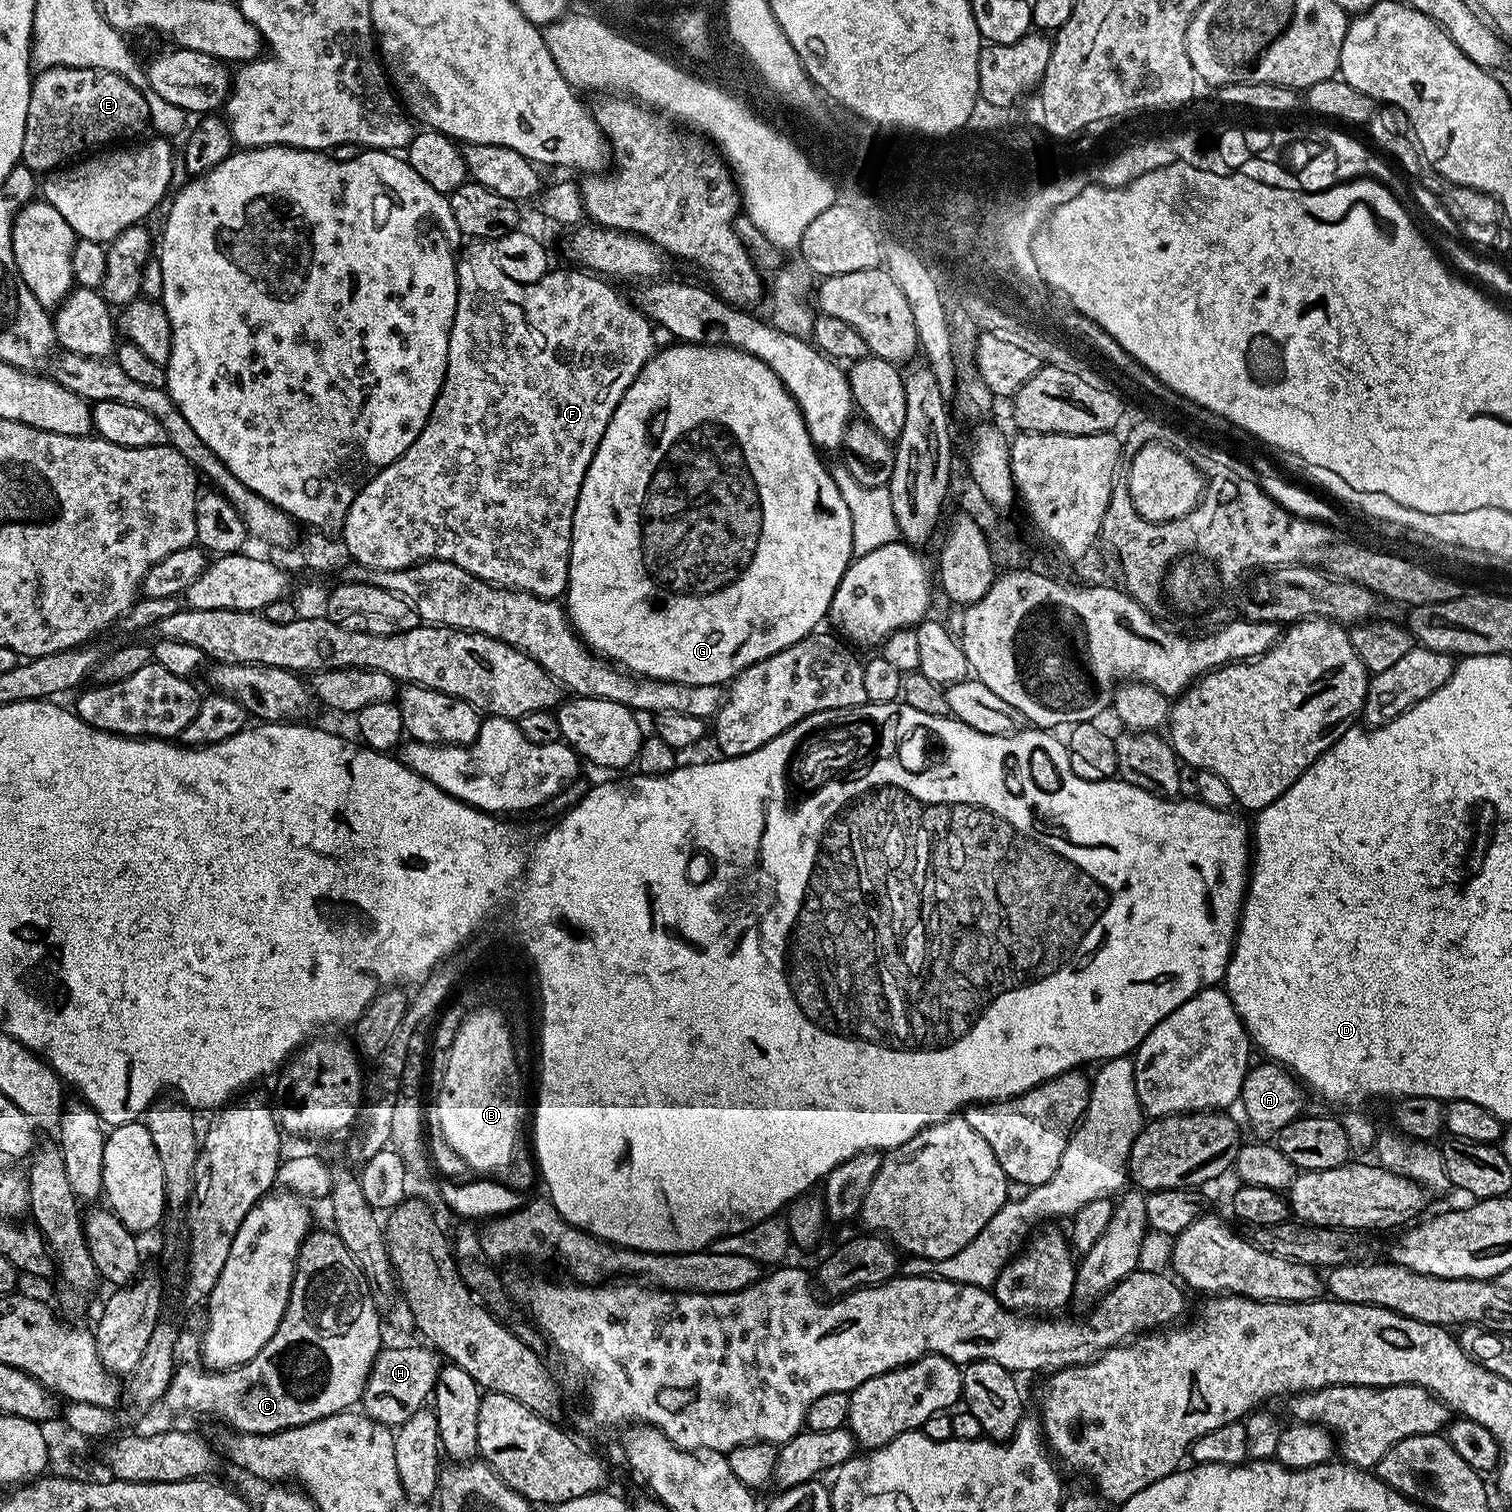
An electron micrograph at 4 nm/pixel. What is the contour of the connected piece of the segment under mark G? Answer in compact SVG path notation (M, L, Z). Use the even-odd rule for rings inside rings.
M673 342L668 347L661 347L653 351L651 358L642 366L636 381L622 394L622 402L614 410L610 422L606 426L606 434L602 434L602 442L582 478L582 490L578 494L578 502L574 510L574 522L572 523L572 541L570 542L570 560L568 562L568 590L566 593L566 611L568 621L577 636L588 645L595 655L635 674L640 678L649 680L669 680L670 682L686 682L687 684L702 684L705 682L730 682L742 670L754 666L754 662L762 662L762 658L770 658L770 654L778 654L778 650L786 650L786 646L794 646L802 638L806 638L812 632L821 627L820 619L829 615L832 599L838 590L838 582L842 582L844 572L852 563L854 555L852 552L851 514L847 509L846 501L839 493L838 486L832 477L829 465L820 461L821 453L816 443L810 438L808 427L804 421L802 410L798 402L786 390L786 386L758 358L746 354L741 348L729 348L726 344L686 344Z

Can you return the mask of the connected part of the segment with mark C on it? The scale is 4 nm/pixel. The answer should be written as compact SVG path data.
M309 1231L296 1259L296 1273L282 1322L274 1338L250 1358L250 1362L227 1370L209 1370L196 1364L181 1363L170 1378L162 1404L172 1412L189 1412L192 1416L213 1416L221 1425L237 1432L265 1436L287 1428L318 1422L327 1416L355 1409L363 1401L364 1387L382 1347L380 1316L374 1298L364 1281L358 1262L346 1250L335 1231Z

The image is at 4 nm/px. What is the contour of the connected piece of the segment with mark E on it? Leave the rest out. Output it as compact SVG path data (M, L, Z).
M46 68L35 73L30 90L30 102L24 109L24 137L20 159L31 172L47 174L65 167L89 150L100 150L105 146L127 141L124 140L127 136L138 135L143 128L147 129L149 124L146 98L143 92L137 90L130 82L126 82L126 78L110 70L97 68Z

